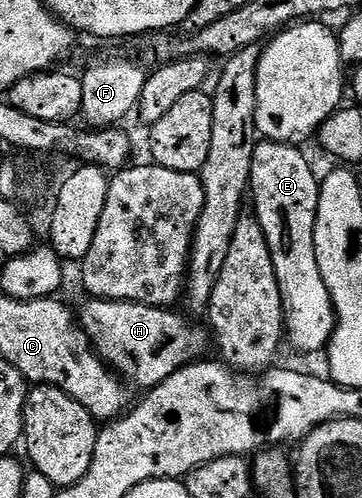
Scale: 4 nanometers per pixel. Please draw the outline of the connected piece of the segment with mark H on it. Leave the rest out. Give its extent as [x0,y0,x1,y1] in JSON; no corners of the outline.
[79,298,211,390]

